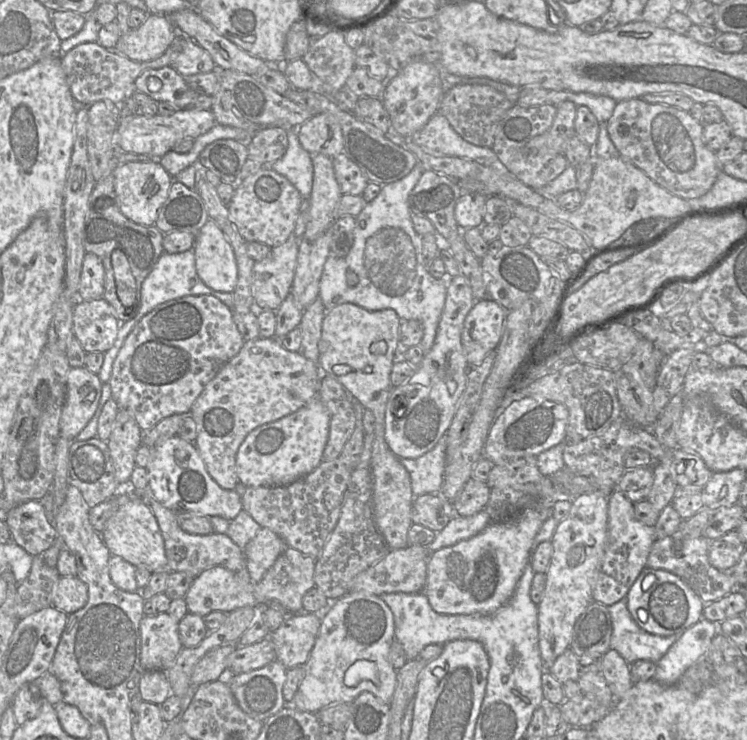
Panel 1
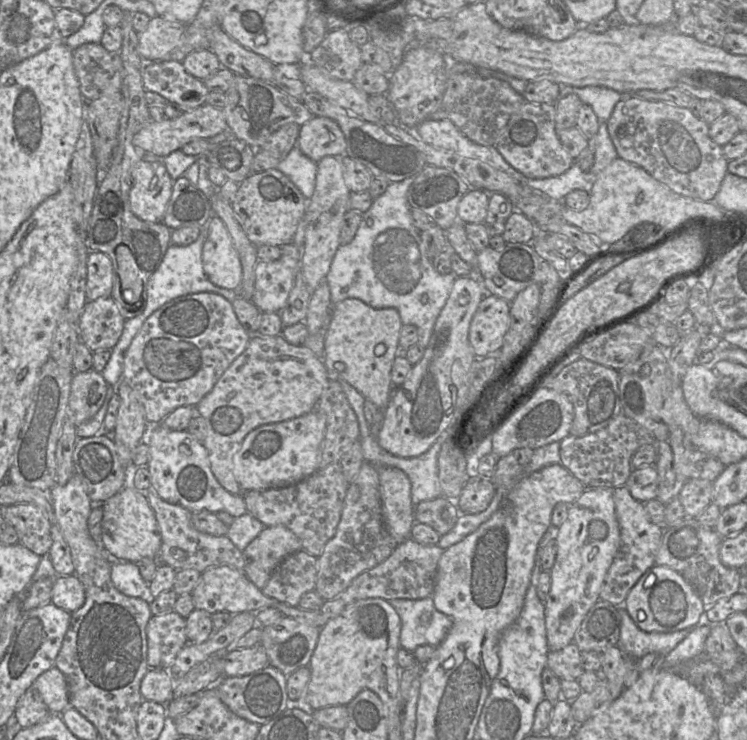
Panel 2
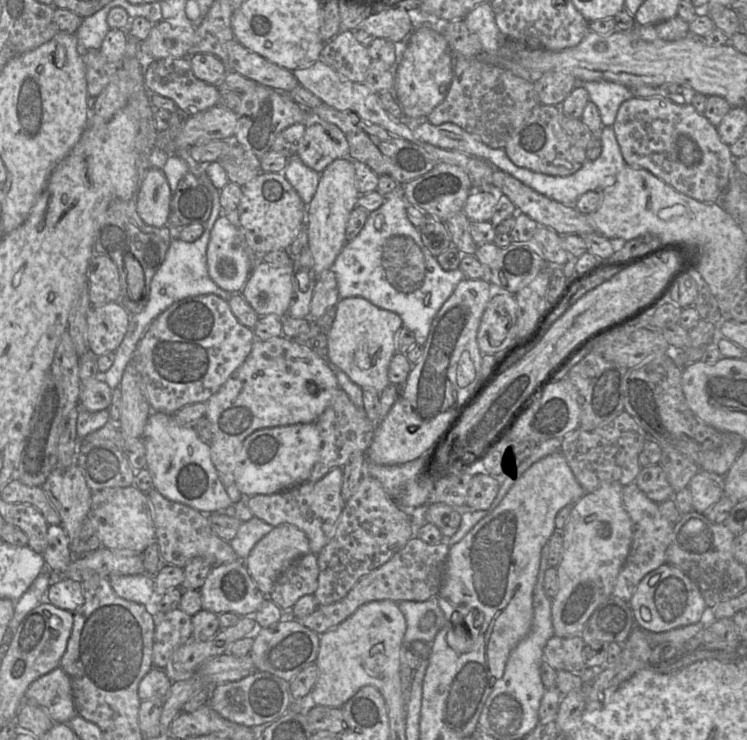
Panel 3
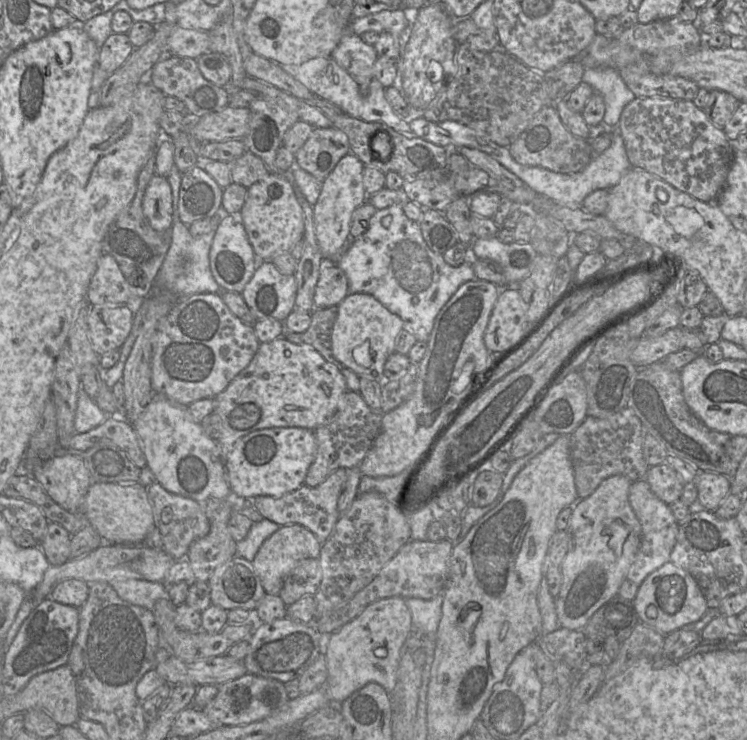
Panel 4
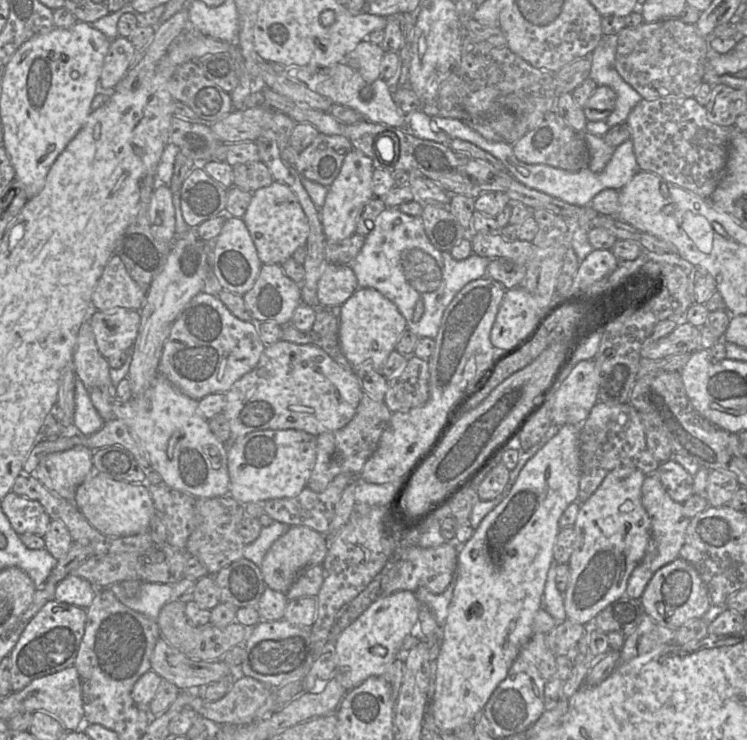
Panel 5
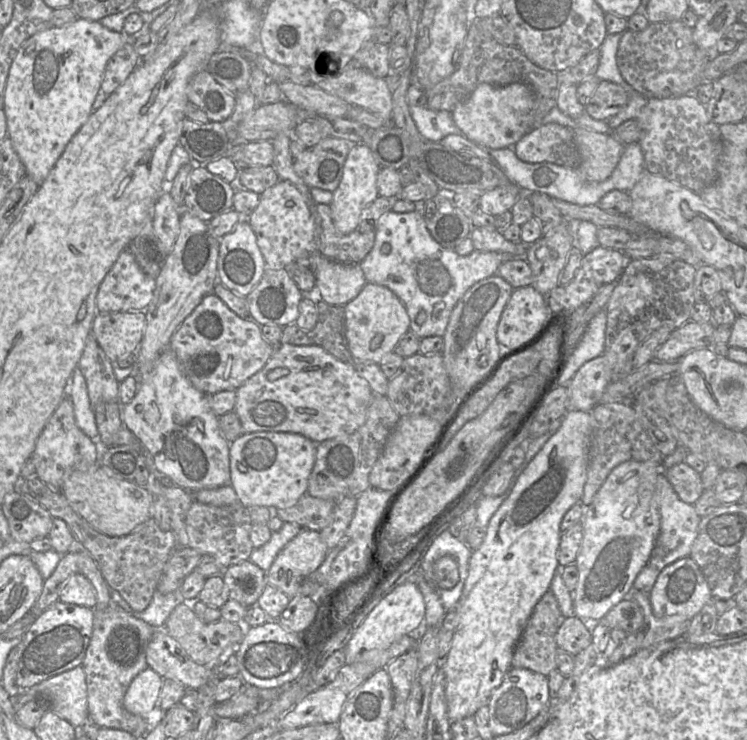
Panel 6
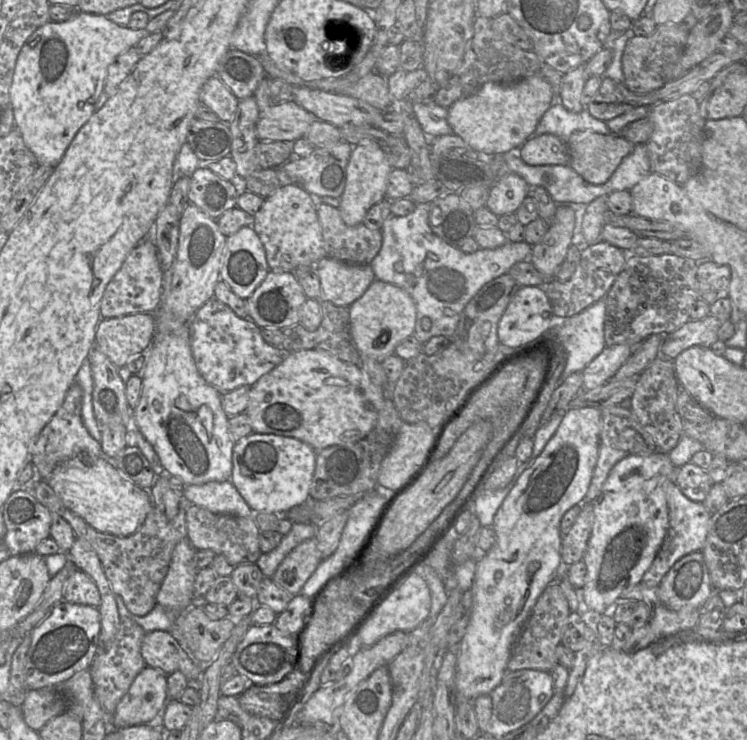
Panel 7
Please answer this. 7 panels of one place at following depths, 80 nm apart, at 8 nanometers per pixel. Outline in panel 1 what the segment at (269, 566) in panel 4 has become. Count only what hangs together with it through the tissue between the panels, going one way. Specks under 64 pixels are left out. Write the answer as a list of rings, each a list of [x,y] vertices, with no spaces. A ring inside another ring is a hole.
[[[261,528],[243,550],[251,581],[253,583],[261,581],[287,548],[287,544],[277,534],[268,528]]]

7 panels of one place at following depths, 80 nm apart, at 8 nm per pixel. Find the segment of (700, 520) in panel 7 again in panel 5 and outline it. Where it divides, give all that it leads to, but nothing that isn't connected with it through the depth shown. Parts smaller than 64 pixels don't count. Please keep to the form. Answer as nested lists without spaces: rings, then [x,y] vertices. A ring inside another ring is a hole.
[[[656,471],[646,475],[644,479],[642,504],[650,517],[651,530],[645,555],[632,571],[626,587],[625,595],[634,599],[641,598],[648,582],[658,569],[679,557],[690,522],[690,519],[683,514],[682,503],[674,501],[669,496]]]

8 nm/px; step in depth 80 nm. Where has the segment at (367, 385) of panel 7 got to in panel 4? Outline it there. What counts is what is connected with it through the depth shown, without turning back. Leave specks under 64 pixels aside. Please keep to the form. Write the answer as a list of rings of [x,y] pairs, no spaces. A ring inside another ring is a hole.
[[[285,337],[260,343],[250,364],[243,369],[228,385],[214,397],[214,412],[222,420],[222,433],[218,444],[222,458],[232,451],[235,443],[247,434],[273,427],[299,427],[315,430],[325,424],[335,414],[339,399],[346,392],[346,380],[340,370],[309,344],[294,344]]]

